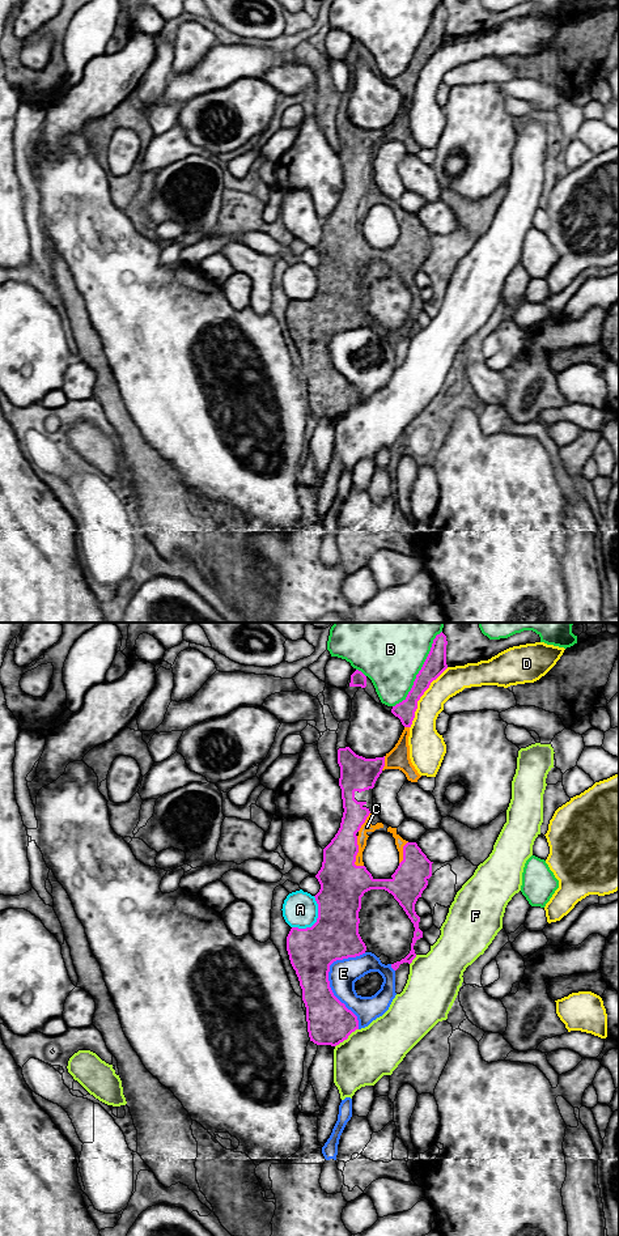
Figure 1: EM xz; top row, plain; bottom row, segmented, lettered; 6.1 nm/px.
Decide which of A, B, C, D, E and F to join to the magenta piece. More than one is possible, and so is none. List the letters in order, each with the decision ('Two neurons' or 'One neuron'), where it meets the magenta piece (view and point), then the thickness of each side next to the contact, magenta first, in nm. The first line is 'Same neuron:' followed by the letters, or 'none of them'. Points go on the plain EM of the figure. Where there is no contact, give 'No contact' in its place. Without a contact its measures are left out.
Same neuron: C
A: Two neurons. Touches magenta at xz (317, 293). Thickness 280 nm (magenta) against 220 nm
B: Two neurons. Touches magenta at xz (420, 42). Thickness 140 nm (magenta) against 360 nm
C: One neuron. Touches magenta at xz (356, 226). Thickness 280 nm (magenta) against 60 nm
D: Two neurons. Touches magenta at xz (420, 68). Thickness 140 nm (magenta) against 180 nm
E: Two neurons. Touches magenta at xz (327, 352). Thickness 280 nm (magenta) against 180 nm
F: Two neurons. Touches magenta at xz (346, 411). Thickness 280 nm (magenta) against 320 nm

